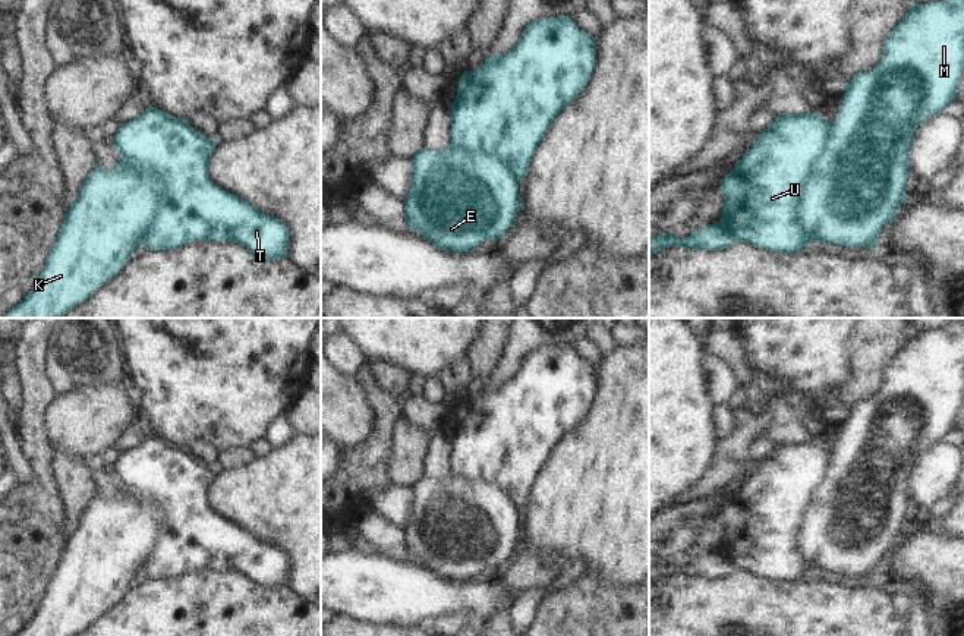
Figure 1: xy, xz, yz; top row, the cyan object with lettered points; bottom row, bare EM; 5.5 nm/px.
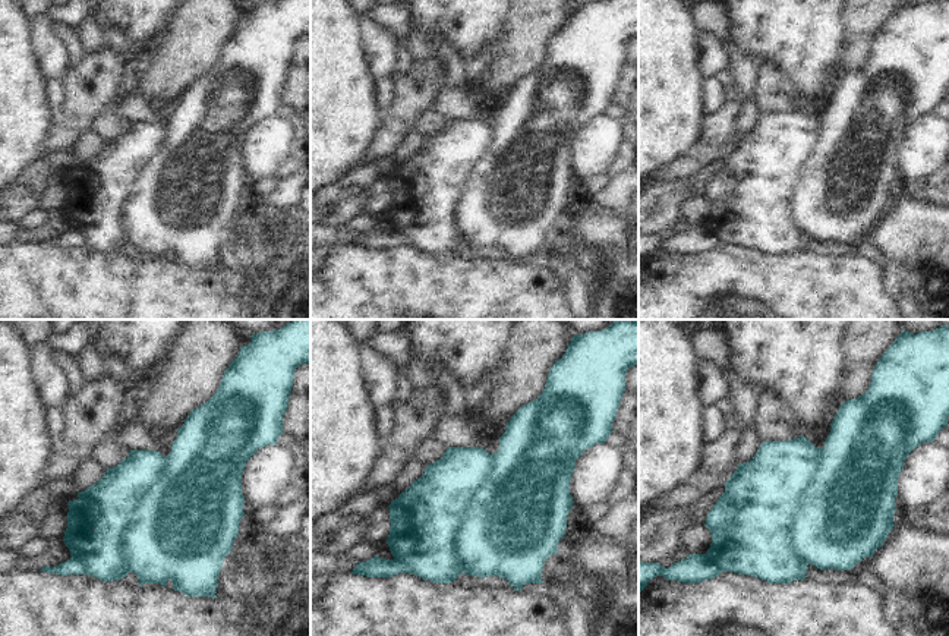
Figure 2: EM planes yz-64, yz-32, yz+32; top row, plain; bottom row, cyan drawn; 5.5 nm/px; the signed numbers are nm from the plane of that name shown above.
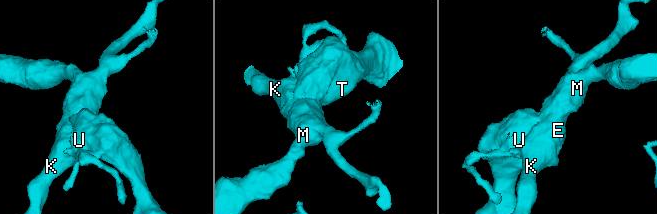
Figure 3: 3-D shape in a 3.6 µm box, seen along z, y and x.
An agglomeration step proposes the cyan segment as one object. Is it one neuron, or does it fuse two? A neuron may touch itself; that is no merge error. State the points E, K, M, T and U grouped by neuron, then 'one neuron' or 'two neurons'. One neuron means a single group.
E K M / T U; two neurons

